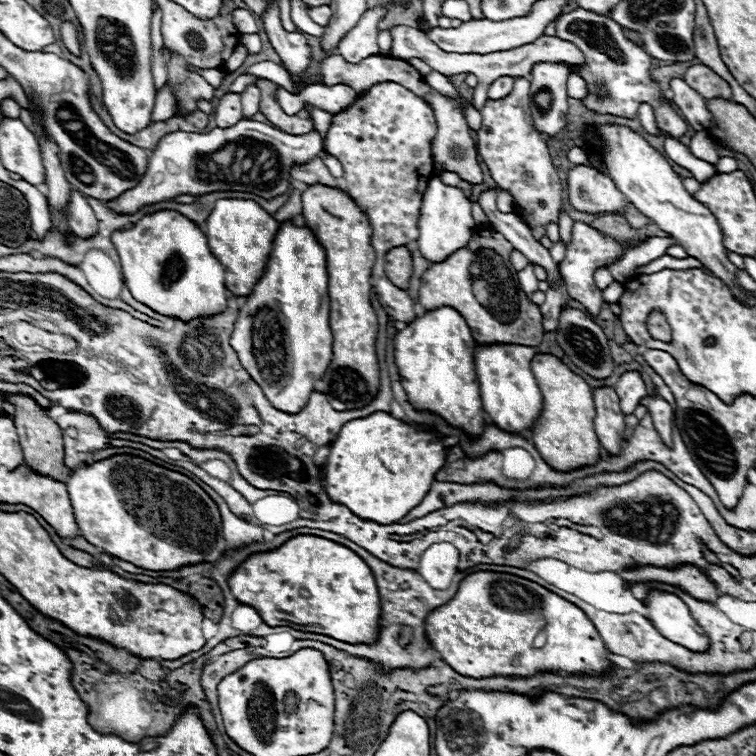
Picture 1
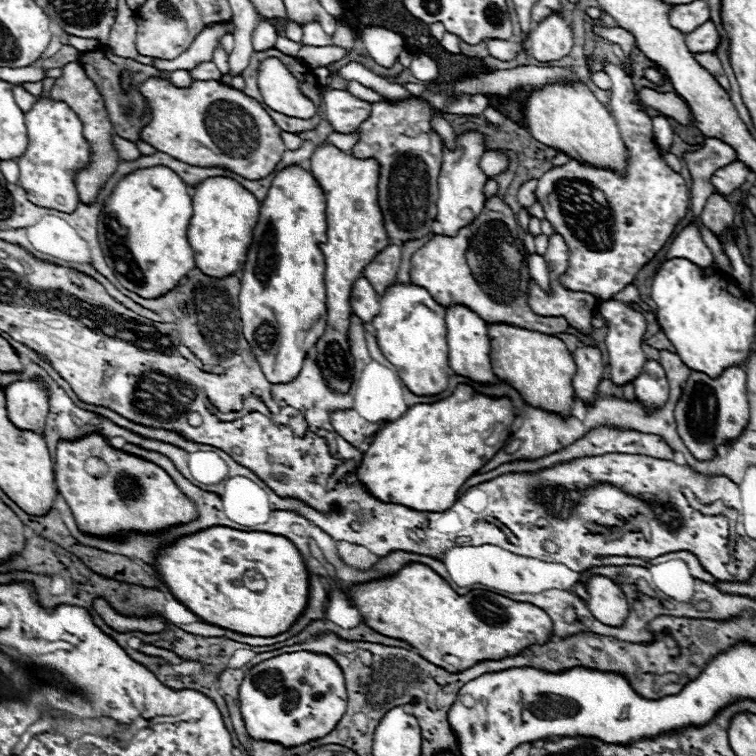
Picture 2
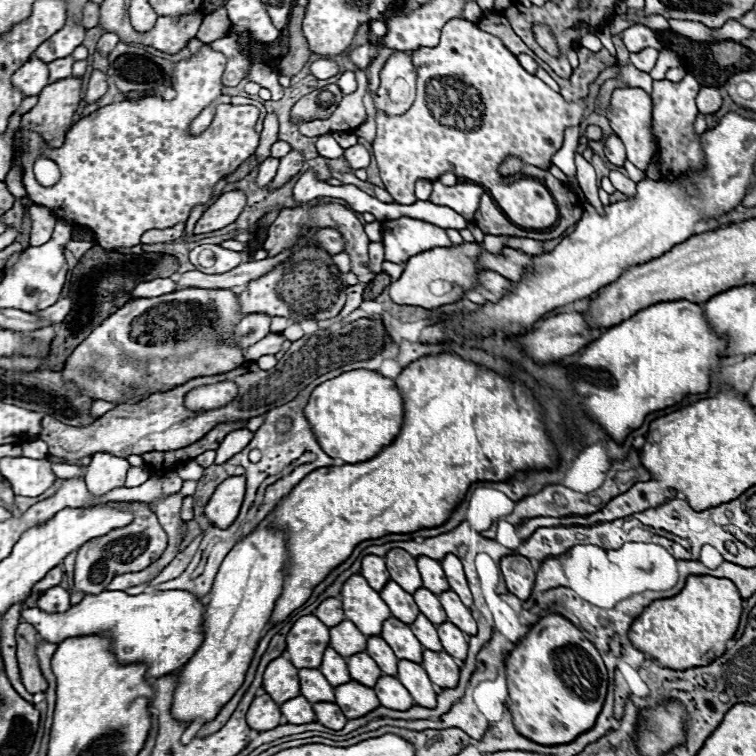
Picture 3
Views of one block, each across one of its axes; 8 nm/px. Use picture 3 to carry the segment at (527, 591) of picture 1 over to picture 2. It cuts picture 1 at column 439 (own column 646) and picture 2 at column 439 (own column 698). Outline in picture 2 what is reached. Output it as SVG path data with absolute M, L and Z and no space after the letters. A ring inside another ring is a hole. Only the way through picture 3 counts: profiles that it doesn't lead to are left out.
M418 562L404 564L400 572L392 576L356 584L346 592L346 598L360 610L364 624L374 632L408 642L428 662L448 668L450 672L470 668L476 660L516 656L516 652L526 646L552 636L552 620L542 608L484 590L472 590L460 596L432 568ZM446 656L454 656L458 666L452 666Z

